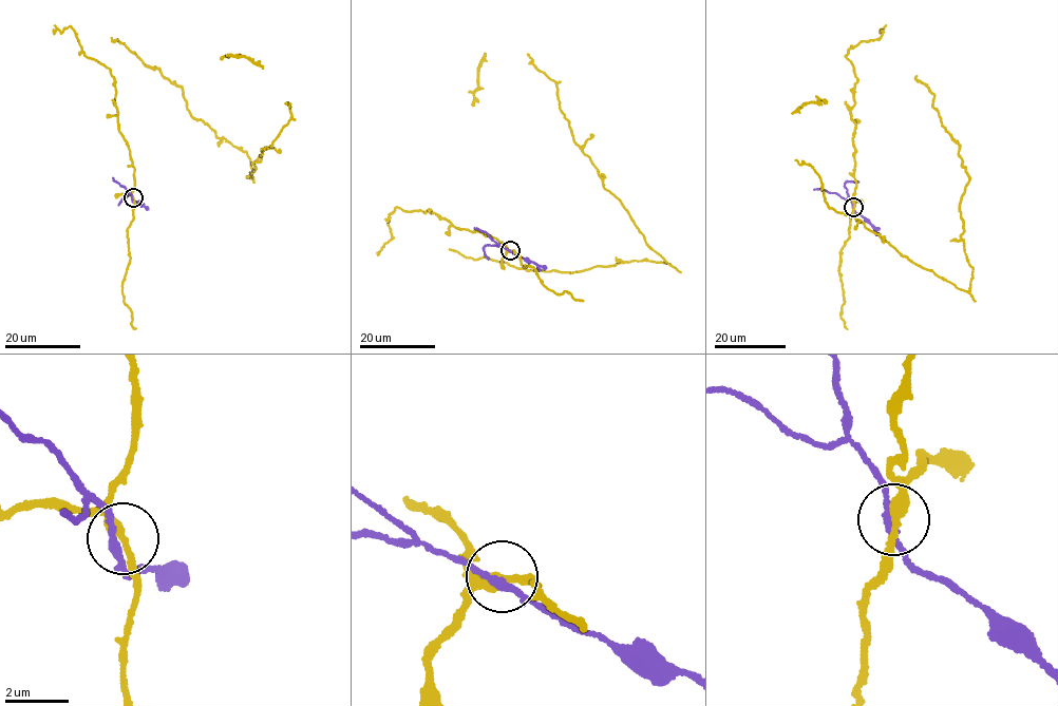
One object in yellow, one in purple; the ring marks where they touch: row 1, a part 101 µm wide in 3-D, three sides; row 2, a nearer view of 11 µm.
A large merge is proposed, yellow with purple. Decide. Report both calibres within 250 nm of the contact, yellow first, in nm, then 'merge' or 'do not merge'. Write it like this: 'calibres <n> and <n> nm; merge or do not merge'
calibres 280 and 240 nm; do not merge

